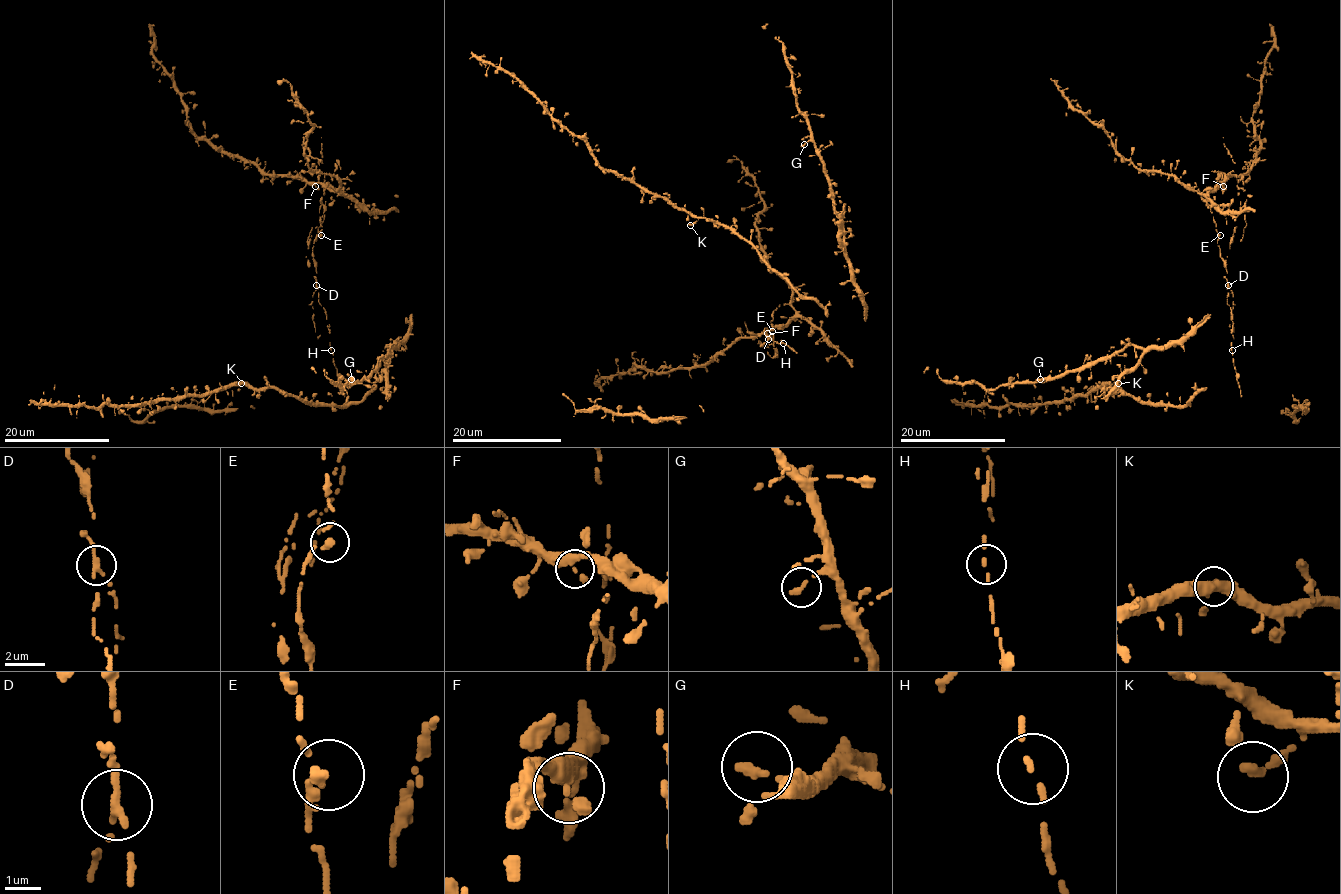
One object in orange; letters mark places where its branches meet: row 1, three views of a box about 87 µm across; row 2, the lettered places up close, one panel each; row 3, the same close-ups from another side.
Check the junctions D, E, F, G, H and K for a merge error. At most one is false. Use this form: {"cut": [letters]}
{"cut": ["D"]}

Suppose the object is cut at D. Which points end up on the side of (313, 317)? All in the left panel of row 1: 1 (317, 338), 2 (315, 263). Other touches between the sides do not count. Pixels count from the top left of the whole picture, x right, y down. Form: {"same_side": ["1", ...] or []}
{"same_side": ["1"]}

